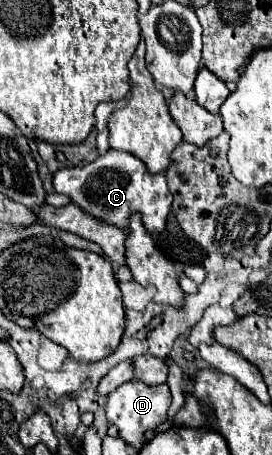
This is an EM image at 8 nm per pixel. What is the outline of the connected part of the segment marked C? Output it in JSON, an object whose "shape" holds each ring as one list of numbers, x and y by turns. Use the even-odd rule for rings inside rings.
{"shape":[[109,149,105,155,97,157,85,167,67,167,59,169,53,179,55,191,69,195,79,207,89,211,93,217,99,217,107,223,113,223,125,229,127,217,141,213,147,231,159,233,165,229,165,221,171,209,171,193,167,187,165,173,149,173,145,163,127,151]]}

